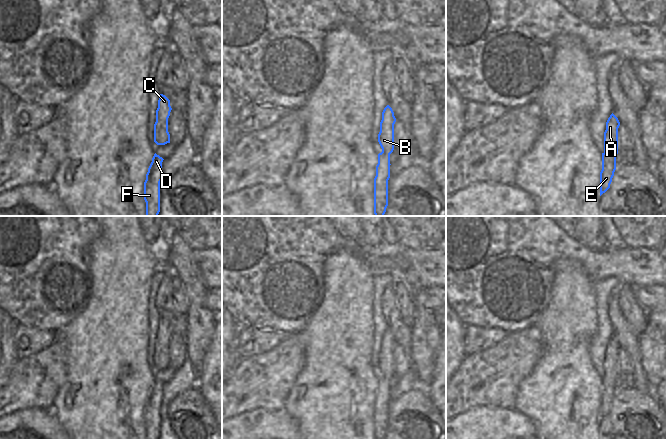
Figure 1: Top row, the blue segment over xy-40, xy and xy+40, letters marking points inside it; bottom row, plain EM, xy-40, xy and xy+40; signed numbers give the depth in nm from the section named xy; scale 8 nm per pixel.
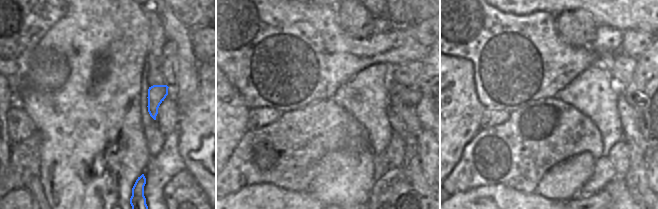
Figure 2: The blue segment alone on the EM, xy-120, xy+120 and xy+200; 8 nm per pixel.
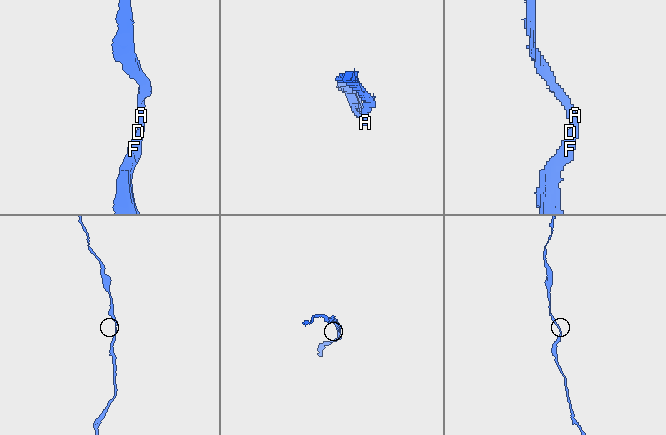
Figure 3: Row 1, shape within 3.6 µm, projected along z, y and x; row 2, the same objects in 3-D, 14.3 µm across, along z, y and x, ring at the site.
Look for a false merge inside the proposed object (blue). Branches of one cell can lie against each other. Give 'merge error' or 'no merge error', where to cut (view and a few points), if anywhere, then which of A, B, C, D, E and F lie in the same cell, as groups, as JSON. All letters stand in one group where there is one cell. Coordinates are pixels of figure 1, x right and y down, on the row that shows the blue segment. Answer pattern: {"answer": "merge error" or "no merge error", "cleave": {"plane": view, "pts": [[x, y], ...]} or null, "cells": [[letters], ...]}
{"answer": "no merge error", "cleave": null, "cells": [["A", "B", "C", "D", "E", "F"]]}

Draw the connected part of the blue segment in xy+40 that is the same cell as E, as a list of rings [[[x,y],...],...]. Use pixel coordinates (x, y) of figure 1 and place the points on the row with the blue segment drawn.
[[[612,113],[606,122],[606,130],[604,132],[604,152],[602,153],[602,170],[600,172],[600,196],[610,188],[616,170],[619,126],[618,118]]]

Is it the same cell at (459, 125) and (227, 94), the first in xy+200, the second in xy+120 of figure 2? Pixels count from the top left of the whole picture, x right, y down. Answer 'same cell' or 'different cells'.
same cell

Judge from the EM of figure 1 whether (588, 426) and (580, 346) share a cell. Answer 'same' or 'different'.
same

